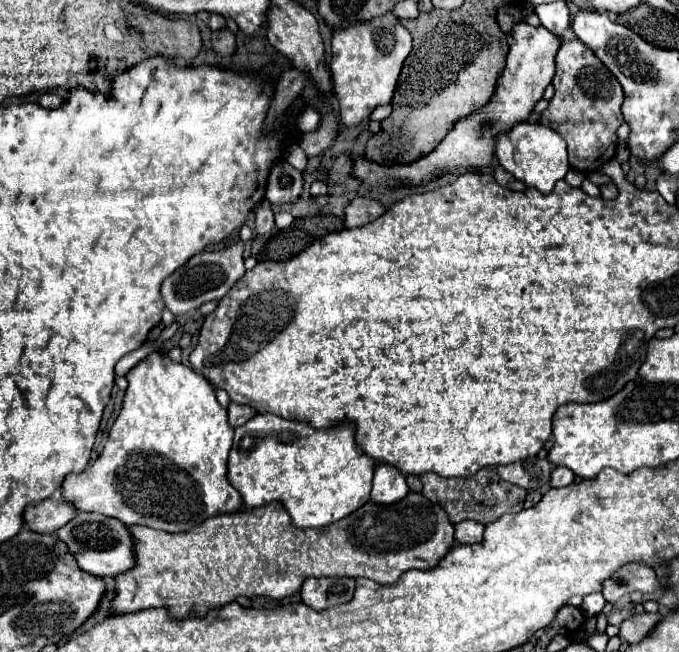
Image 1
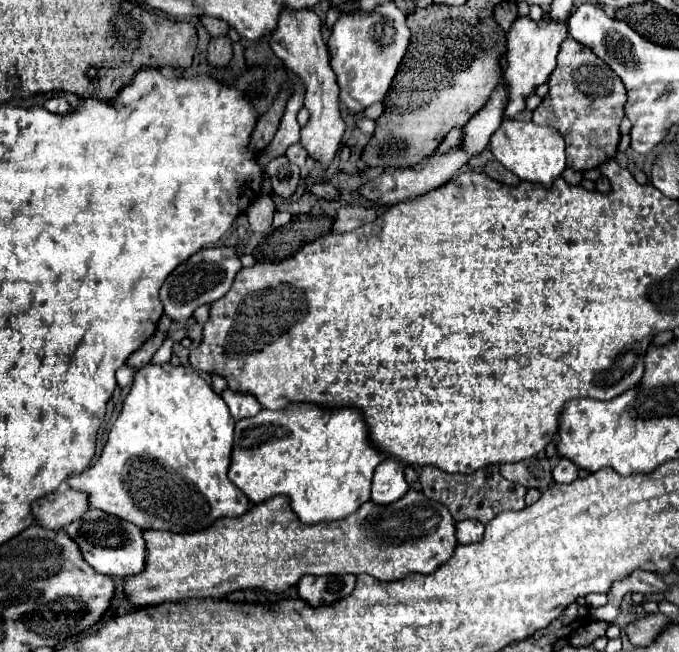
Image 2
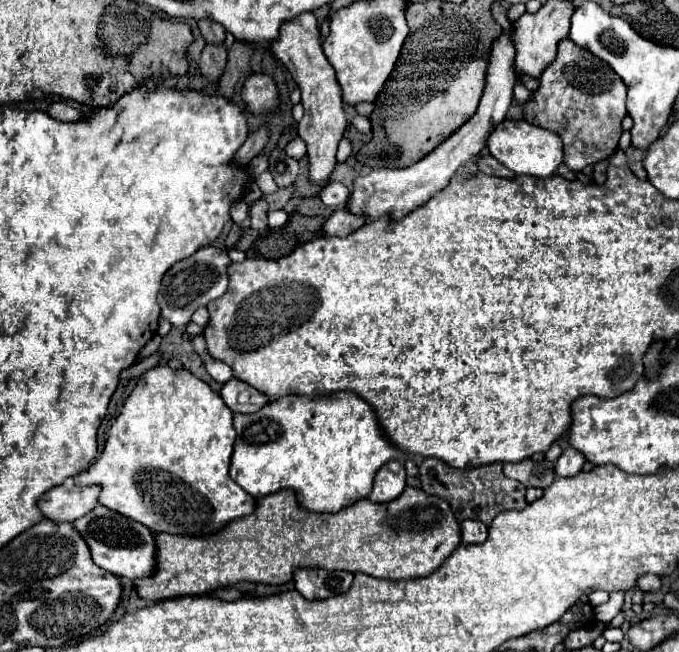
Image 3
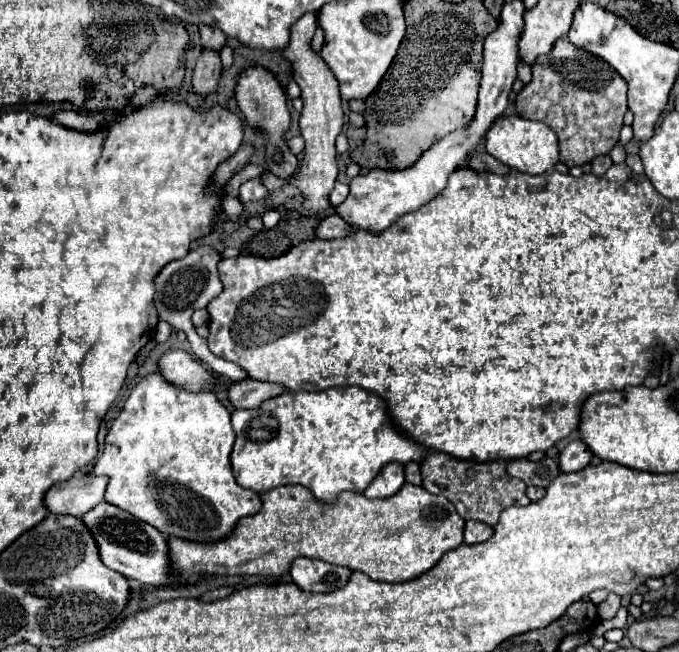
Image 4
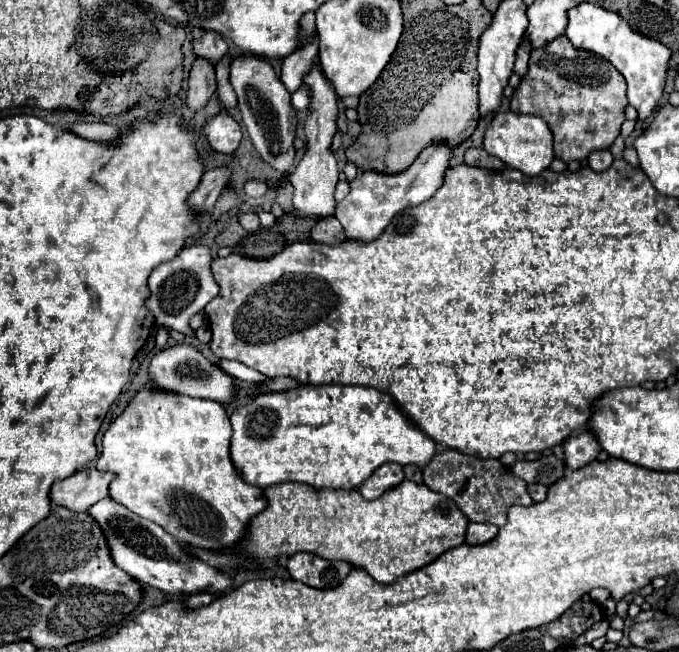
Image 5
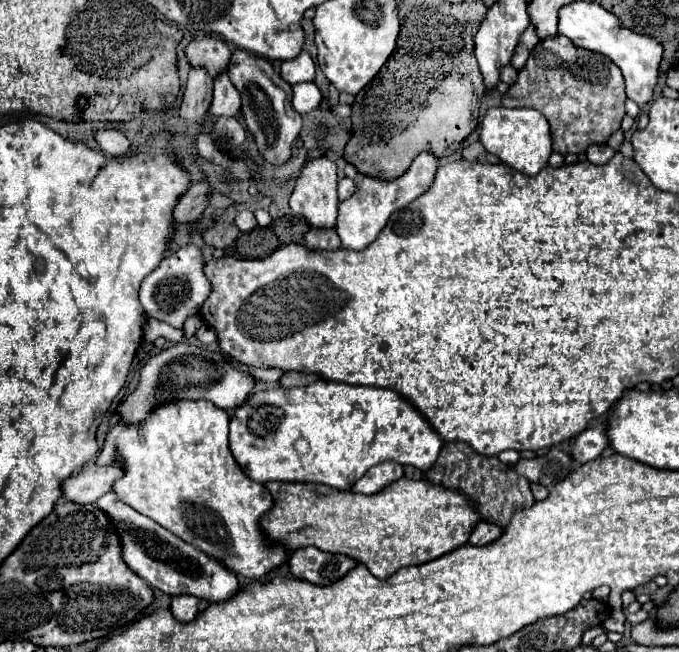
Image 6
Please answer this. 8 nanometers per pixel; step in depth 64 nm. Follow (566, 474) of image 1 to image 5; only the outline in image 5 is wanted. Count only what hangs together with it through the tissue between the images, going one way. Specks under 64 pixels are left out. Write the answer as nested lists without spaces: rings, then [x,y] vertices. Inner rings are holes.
[[[584,430],[576,436],[570,436],[564,442],[564,460],[566,460],[566,466],[572,470],[578,470],[588,462],[596,460],[598,454],[600,454],[600,444],[592,434],[592,430]]]

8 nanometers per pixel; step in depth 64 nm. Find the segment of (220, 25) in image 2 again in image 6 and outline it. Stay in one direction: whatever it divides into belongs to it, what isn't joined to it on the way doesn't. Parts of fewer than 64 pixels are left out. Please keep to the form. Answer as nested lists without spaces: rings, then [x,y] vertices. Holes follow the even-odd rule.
[[[204,36],[192,40],[184,48],[184,56],[192,68],[204,68],[210,78],[218,78],[222,72],[228,72],[230,50],[220,38]]]

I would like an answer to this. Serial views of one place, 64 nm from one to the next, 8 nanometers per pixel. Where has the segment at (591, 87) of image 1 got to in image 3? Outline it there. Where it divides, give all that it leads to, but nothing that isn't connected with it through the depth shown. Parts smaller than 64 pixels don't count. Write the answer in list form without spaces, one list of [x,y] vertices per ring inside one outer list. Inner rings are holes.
[[[564,38],[558,44],[556,60],[540,74],[538,82],[538,90],[524,104],[524,118],[562,138],[564,164],[576,172],[608,160],[618,148],[620,122],[626,116],[626,84],[622,78],[604,60]]]

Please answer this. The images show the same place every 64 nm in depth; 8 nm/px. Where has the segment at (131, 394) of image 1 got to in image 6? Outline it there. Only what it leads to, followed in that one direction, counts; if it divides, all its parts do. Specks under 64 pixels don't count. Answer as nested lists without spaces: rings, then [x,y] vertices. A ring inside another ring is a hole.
[[[180,400],[170,406],[160,406],[152,412],[146,422],[136,426],[116,424],[106,438],[106,444],[96,458],[98,466],[122,460],[126,466],[124,478],[114,482],[114,492],[126,504],[132,504],[140,514],[162,524],[166,530],[176,534],[188,544],[222,562],[236,574],[258,580],[270,570],[288,562],[288,550],[280,542],[268,540],[260,528],[260,518],[272,510],[274,500],[264,484],[256,484],[244,476],[242,468],[236,466],[234,456],[228,448],[228,414],[206,400]]]

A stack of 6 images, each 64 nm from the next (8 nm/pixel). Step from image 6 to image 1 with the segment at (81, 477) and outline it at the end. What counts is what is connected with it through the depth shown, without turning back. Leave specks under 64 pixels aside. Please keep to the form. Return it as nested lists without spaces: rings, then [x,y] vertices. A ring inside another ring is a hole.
[[[60,492],[44,498],[42,502],[26,506],[24,522],[30,530],[40,534],[52,534],[60,530],[64,524],[68,524],[76,516],[76,508],[72,510],[70,504],[60,496]]]

